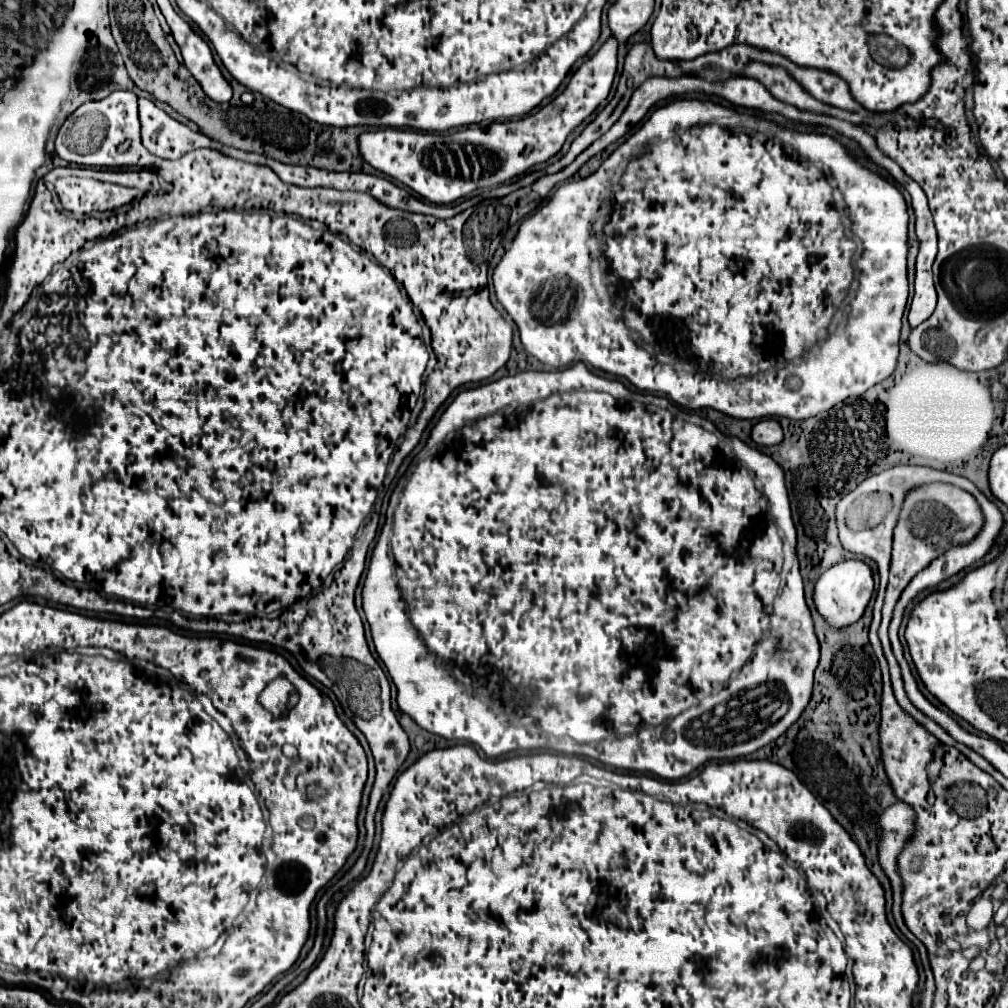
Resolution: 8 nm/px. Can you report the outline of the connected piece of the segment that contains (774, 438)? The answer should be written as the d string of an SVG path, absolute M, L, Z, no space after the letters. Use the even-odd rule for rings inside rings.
M761 420L753 426L751 440L761 446L775 446L783 440L783 430L775 420Z

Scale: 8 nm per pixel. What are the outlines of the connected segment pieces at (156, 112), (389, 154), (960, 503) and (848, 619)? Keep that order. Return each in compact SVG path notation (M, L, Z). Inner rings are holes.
M139 98L139 120L141 120L141 138L143 138L143 146L153 152L155 156L161 156L161 158L169 158L169 160L177 160L181 158L183 154L187 154L191 148L217 148L221 150L223 154L227 156L233 156L233 158L241 158L241 160L247 160L247 162L253 162L253 164L263 164L265 156L263 154L255 154L255 152L243 152L243 150L237 150L237 148L227 148L215 140L209 140L205 134L201 132L193 132L189 126L173 120L171 116L167 116L161 108L155 106L153 100L149 98Z
M609 38L577 68L567 88L559 96L521 120L491 122L487 126L465 128L449 134L380 128L359 136L359 152L375 170L399 180L433 204L451 204L467 196L471 190L499 186L515 176L525 174L531 166L547 162L551 156L555 156L567 136L609 96L617 70L617 46L619 42Z
M931 482L925 486L919 486L911 490L905 496L905 502L901 506L901 514L897 520L897 526L893 530L893 550L891 550L891 566L889 566L889 584L885 590L885 600L883 600L883 618L881 626L887 636L887 626L891 620L893 606L903 592L903 588L909 584L909 580L923 570L933 558L949 550L953 544L959 542L969 542L981 528L983 524L983 514L977 504L977 500L951 484L941 484L941 482ZM955 514L971 514L971 524L963 526L955 518Z
M845 560L845 562L839 562L839 564L831 566L815 582L815 586L813 586L813 604L831 628L847 628L863 616L871 594L873 594L871 568L861 560Z

